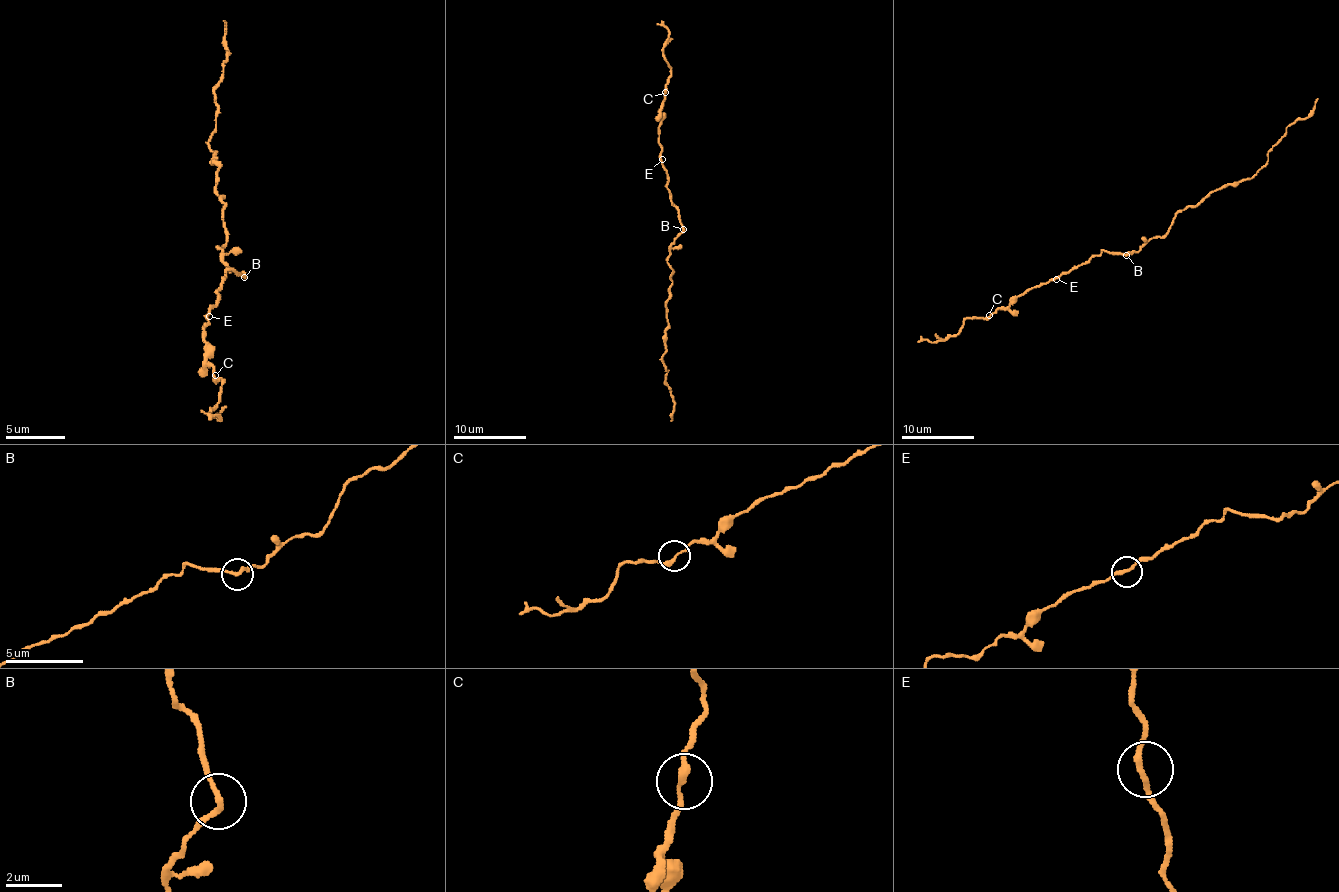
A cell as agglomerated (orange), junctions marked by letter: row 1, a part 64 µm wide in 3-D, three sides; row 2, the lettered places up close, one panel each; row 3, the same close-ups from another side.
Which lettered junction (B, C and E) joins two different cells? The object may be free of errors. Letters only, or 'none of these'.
none of these

